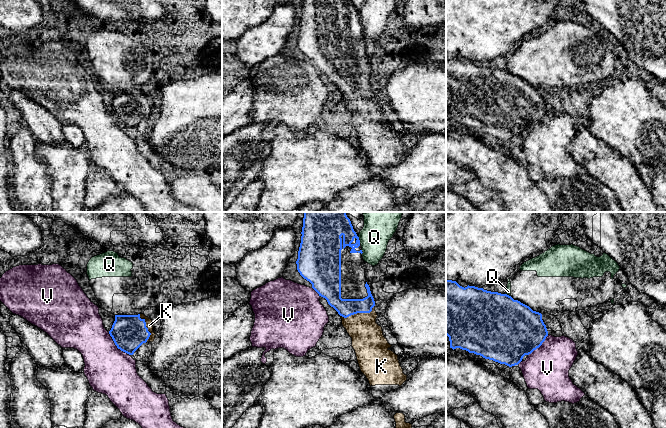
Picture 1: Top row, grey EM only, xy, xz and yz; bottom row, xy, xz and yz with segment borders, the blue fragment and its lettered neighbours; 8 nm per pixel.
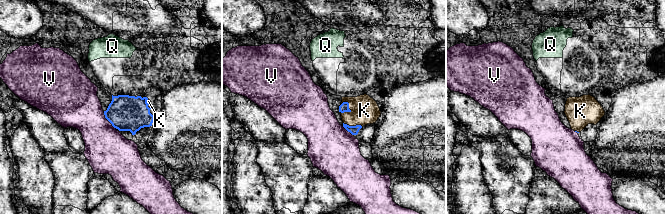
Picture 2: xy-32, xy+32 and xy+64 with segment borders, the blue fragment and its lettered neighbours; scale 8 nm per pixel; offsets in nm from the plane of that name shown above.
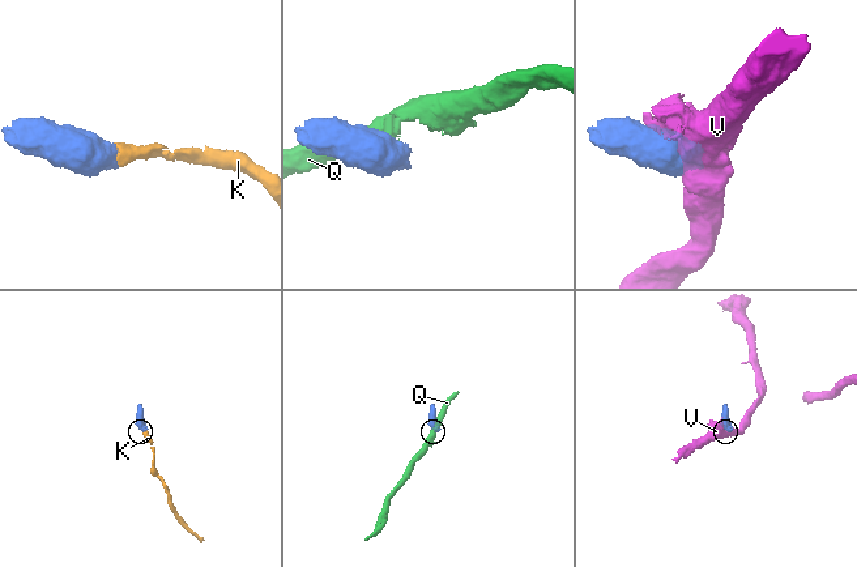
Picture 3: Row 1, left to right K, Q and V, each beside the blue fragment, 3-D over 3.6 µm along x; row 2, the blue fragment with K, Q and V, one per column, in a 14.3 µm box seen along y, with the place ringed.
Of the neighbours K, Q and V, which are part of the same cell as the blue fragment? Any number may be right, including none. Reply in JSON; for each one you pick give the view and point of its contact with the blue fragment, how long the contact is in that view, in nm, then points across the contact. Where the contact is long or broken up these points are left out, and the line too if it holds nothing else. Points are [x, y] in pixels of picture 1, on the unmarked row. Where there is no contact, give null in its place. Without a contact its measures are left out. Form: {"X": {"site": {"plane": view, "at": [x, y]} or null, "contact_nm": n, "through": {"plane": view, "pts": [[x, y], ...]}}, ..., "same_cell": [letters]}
{"K": {"site": {"plane": "xz", "at": [358, 88]}, "contact_nm": 280, "through": {"plane": "xz", "pts": [[345, 83], [353, 88], [358, 88], [360, 100], [368, 117]]}}, "same_cell": ["K"]}

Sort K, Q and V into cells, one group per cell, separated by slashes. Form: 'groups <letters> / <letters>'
groups K / Q / V

